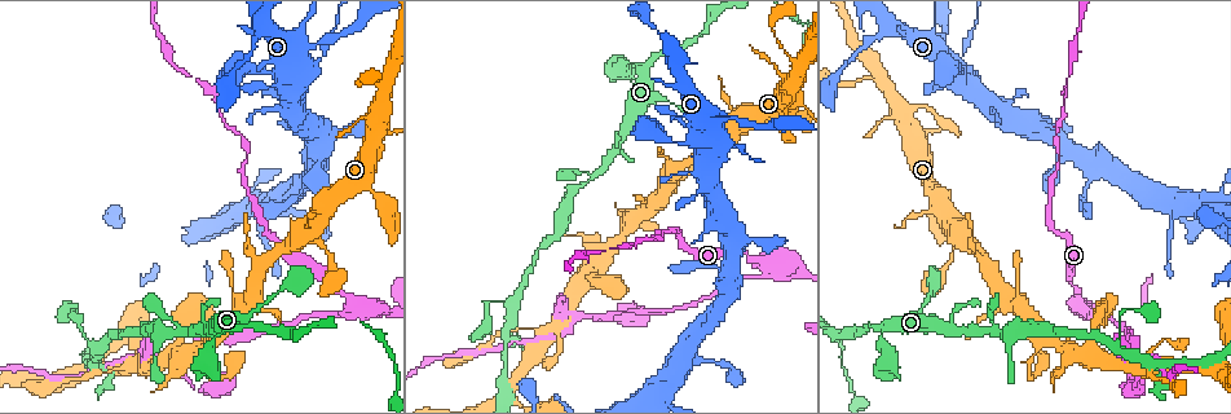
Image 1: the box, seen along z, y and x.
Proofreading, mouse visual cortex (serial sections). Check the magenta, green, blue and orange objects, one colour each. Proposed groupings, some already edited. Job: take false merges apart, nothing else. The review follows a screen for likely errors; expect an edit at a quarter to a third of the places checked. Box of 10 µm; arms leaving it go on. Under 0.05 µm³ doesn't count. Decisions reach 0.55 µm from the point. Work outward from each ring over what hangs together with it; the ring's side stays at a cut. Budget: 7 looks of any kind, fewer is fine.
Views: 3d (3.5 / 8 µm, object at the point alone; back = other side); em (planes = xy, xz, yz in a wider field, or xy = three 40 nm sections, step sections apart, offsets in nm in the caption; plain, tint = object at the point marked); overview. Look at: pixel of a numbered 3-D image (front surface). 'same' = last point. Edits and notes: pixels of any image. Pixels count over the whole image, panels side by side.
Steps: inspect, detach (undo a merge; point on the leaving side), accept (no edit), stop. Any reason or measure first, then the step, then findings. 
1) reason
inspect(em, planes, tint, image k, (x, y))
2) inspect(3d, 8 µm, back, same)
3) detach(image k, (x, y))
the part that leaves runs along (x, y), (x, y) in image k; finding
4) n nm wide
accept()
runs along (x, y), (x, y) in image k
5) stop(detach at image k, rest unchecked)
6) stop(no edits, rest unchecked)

sharp bend
inspect(3d, 3.5 µm, image 1, (964, 55))

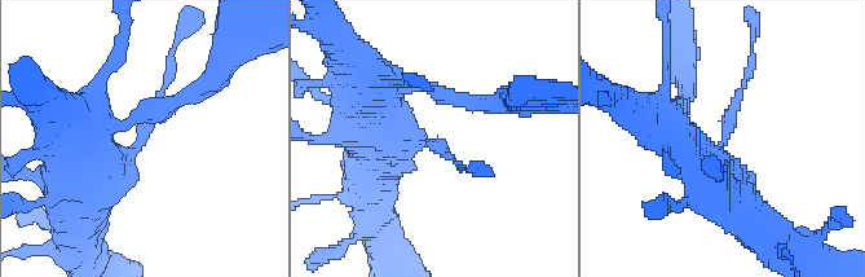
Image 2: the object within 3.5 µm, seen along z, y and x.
arms of 100, 500 nm; now the EM
inspect(em, xy, step 3, tint, image 2, (429, 139))

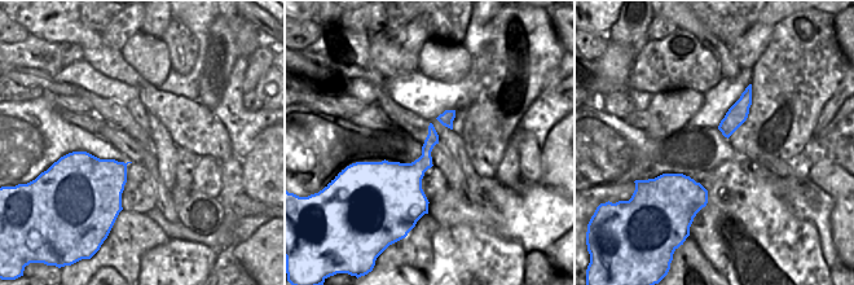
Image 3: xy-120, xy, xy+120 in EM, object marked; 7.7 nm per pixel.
another direction
inspect(em, xy, step 1, tint, same)

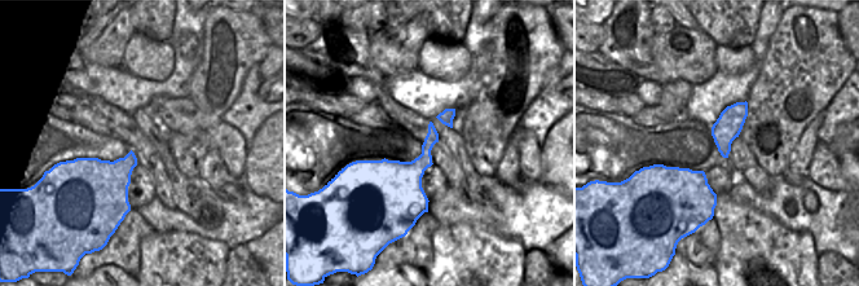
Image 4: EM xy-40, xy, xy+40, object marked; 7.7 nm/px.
accept()
continuous, no second cell

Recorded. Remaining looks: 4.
calibre changes
inspect(3d, 8 µm, image 1, (852, 83))

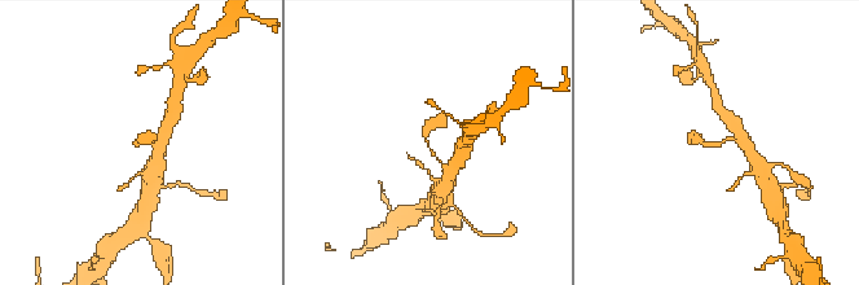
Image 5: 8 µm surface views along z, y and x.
arms of 250, 300 nm
inspect(em, xy, step 5, tint, same)

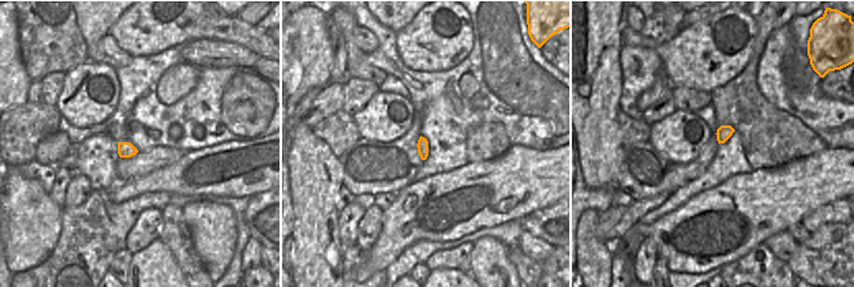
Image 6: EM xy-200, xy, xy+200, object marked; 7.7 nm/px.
90 nm wide
accept()
runs along (450, 171), (424, 139), (440, 115) in image 5; continuous, no second cell

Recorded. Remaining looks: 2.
stop(no edits, rest unchecked)

